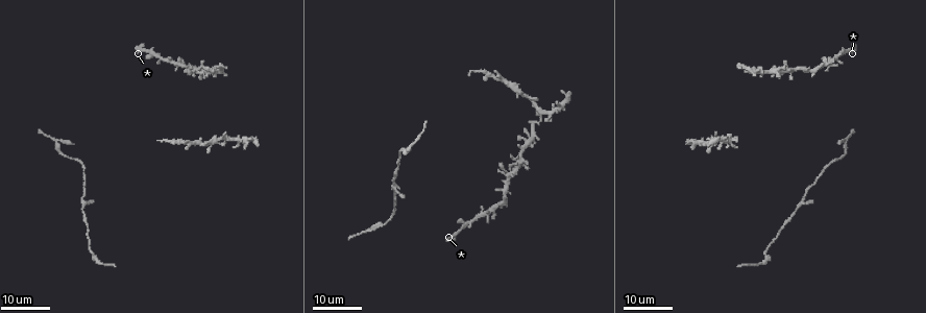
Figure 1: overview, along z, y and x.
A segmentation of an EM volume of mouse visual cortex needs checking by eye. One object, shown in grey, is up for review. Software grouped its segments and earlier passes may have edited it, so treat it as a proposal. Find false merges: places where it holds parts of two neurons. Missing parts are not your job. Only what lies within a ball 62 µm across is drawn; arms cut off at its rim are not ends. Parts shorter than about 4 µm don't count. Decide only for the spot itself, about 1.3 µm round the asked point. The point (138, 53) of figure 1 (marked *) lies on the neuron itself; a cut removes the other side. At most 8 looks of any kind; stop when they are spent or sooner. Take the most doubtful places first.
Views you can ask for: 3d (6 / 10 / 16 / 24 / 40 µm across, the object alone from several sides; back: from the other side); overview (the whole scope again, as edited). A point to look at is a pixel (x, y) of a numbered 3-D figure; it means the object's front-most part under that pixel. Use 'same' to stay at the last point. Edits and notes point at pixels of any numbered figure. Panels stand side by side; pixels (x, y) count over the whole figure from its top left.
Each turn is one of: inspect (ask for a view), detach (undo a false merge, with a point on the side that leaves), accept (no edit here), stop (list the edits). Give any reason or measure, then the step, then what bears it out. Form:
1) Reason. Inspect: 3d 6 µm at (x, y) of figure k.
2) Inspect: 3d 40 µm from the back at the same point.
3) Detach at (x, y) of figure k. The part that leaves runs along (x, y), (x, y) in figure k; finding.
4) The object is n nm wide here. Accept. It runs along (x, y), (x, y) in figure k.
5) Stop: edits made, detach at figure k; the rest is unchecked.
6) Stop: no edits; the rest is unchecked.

Small branch off a trunk. Inspect: 3d 24 µm at (845, 144) of figure 1.

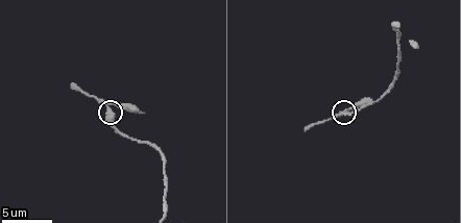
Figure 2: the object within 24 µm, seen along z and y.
Inspect: 3d 10 µm at (106, 109) of figure 2.

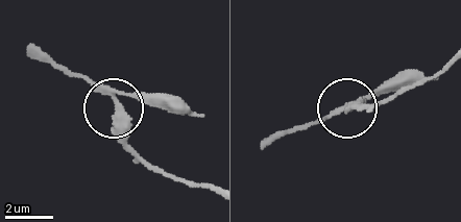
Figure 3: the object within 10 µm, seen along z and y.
The side arm is 5 µm long. Detach at (139, 100) of figure 3. The part that leaves runs along (108, 90), (200, 114) in figure 3; two neurons meet here.

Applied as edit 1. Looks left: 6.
Inspect: 3d 10 µm at (163, 196) of figure 2.

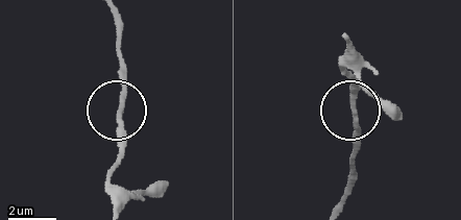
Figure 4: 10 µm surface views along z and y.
The object is 190 nm wide here. Accept. All the same neuron.

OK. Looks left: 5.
Thick turns thin. Inspect: 3d 16 µm at (84, 223) of figure 1.

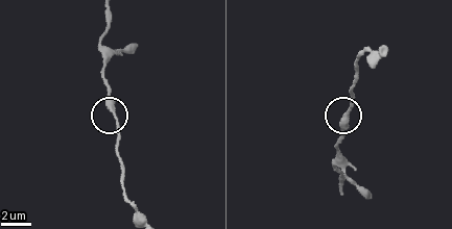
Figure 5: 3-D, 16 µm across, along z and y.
Inspect: 3d 10 µm at (348, 113) of figure 5.

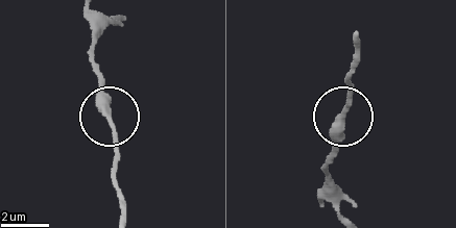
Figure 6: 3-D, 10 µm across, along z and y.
Accept. It runs along (91, 21), (97, 98), (115, 140), (115, 168) in figure 6; one neuron here.

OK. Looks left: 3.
Inspect: 3d 24 µm at (232, 139) of figure 1.

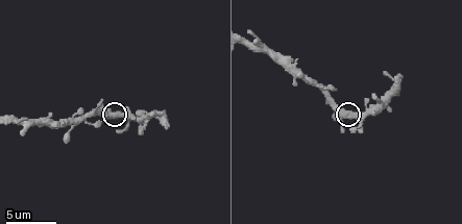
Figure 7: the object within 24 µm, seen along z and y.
Inspect: 3d 6 µm at (113, 116) of figure 7.

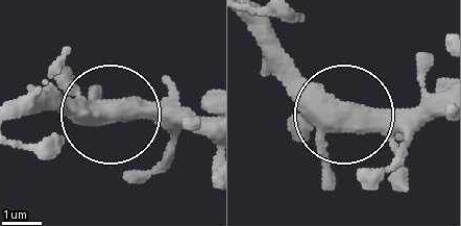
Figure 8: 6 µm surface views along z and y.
Inspect: 3d 6 µm from the back at (104, 113) of figure 8.

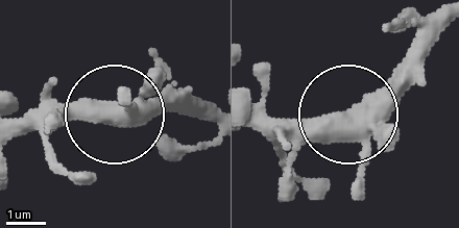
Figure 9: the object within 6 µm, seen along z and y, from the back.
The side arm is 8 µm long. Accept. One neuron here.

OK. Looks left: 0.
Stop: edits made, detach at figure 3; the rest is unchecked.

